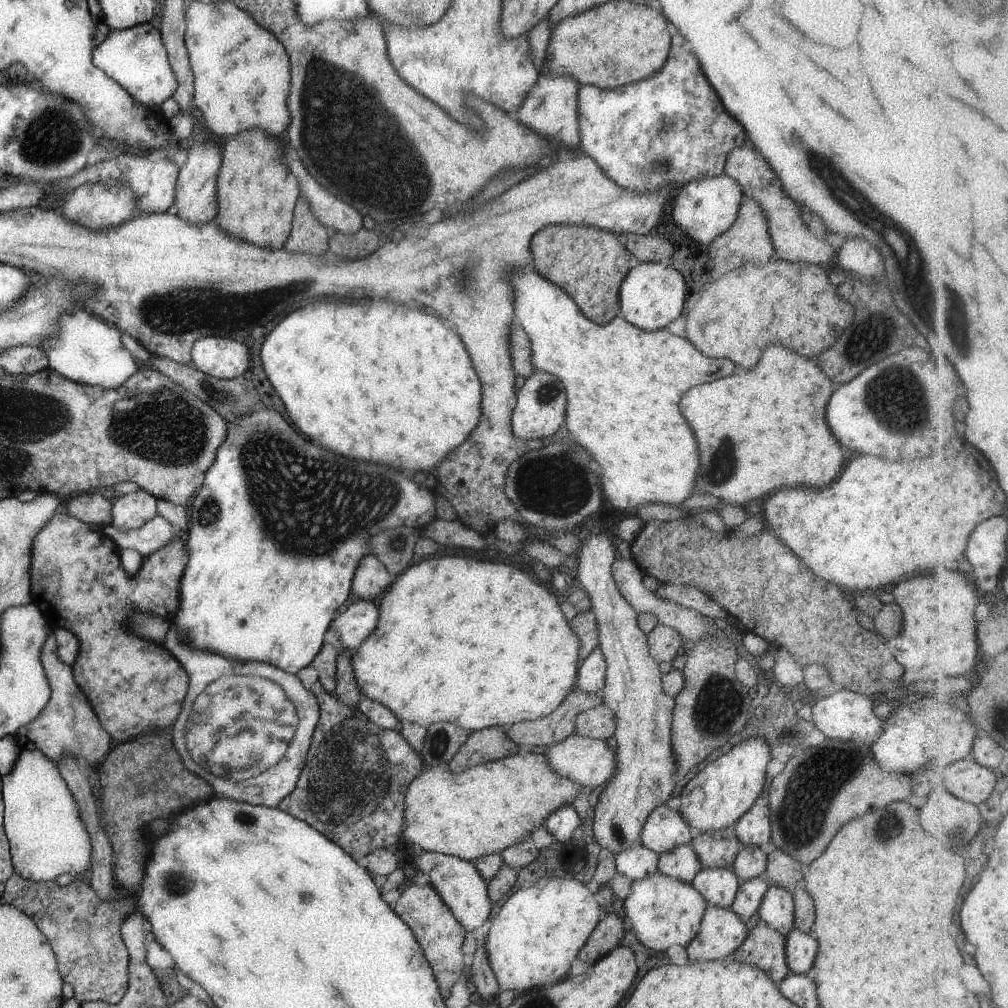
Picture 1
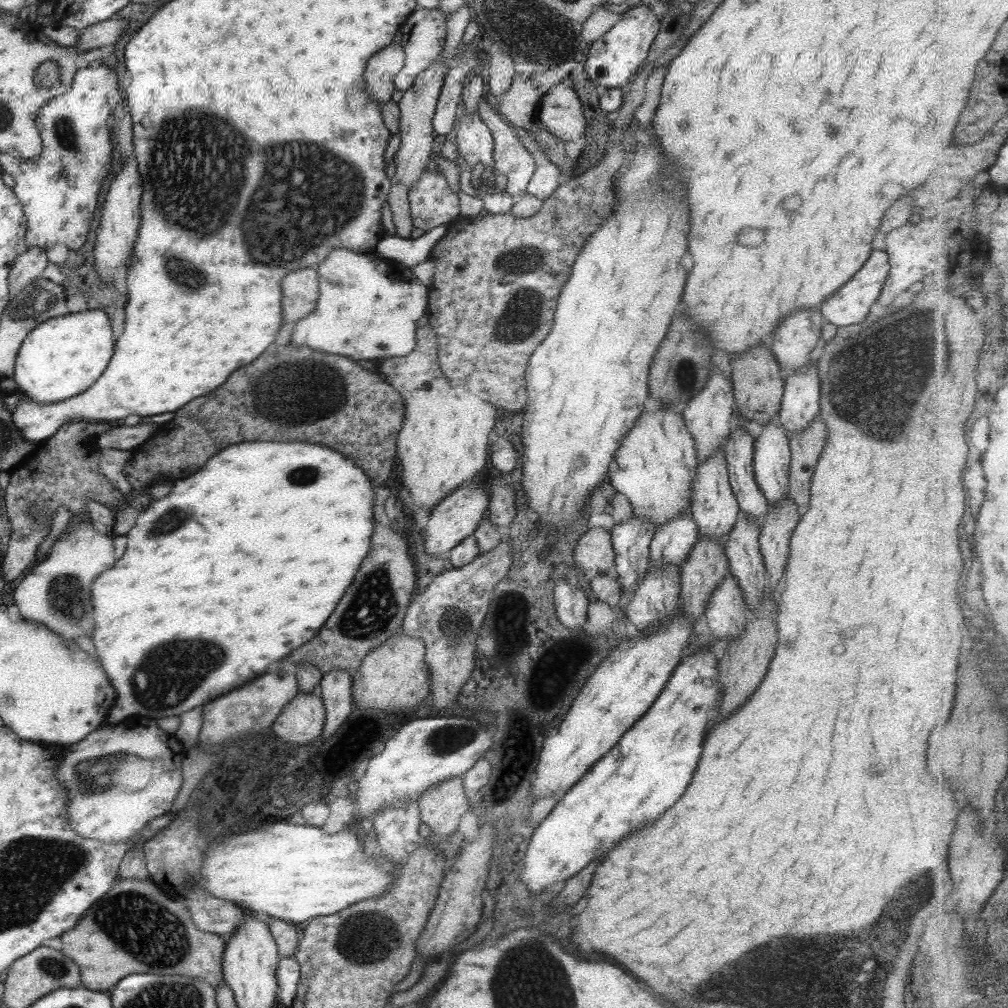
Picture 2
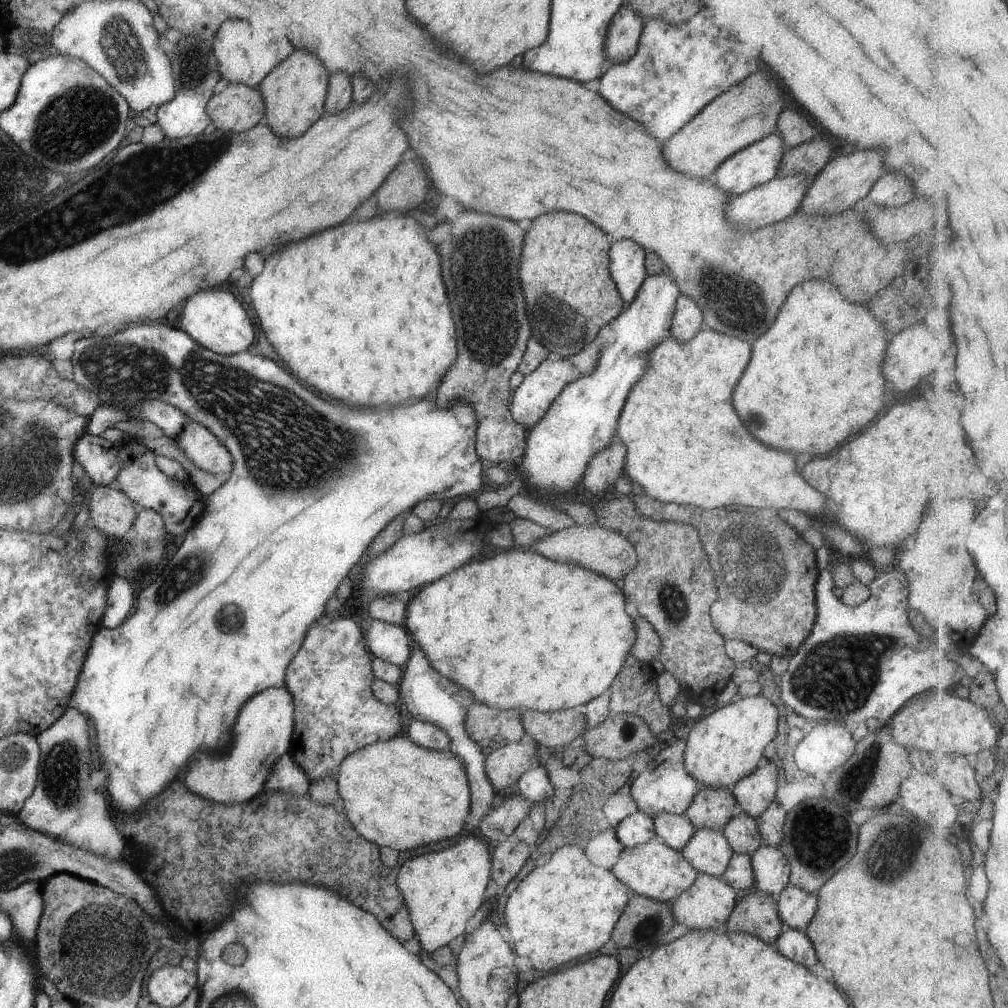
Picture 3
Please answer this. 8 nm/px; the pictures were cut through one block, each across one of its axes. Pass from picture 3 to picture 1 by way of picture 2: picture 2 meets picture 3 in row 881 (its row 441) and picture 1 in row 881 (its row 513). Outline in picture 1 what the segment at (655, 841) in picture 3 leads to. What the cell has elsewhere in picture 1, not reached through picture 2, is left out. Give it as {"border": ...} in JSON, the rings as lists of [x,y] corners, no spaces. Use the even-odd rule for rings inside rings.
{"border":[[[659,872],[643,880],[632,880],[631,892],[623,899],[622,906],[625,918],[641,944],[640,949],[654,952],[665,952],[672,944],[685,948],[699,932],[700,920],[707,908],[703,896],[690,884]]]}

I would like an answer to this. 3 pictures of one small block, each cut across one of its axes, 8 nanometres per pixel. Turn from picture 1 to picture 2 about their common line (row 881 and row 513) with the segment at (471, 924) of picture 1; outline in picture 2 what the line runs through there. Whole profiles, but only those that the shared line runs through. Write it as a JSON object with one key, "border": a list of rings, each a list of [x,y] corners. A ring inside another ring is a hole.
{"border":[[[470,480],[443,497],[430,510],[425,529],[421,530],[425,554],[446,555],[447,551],[460,544],[463,538],[472,535],[479,521],[488,512],[489,499],[486,495],[480,484]]]}

